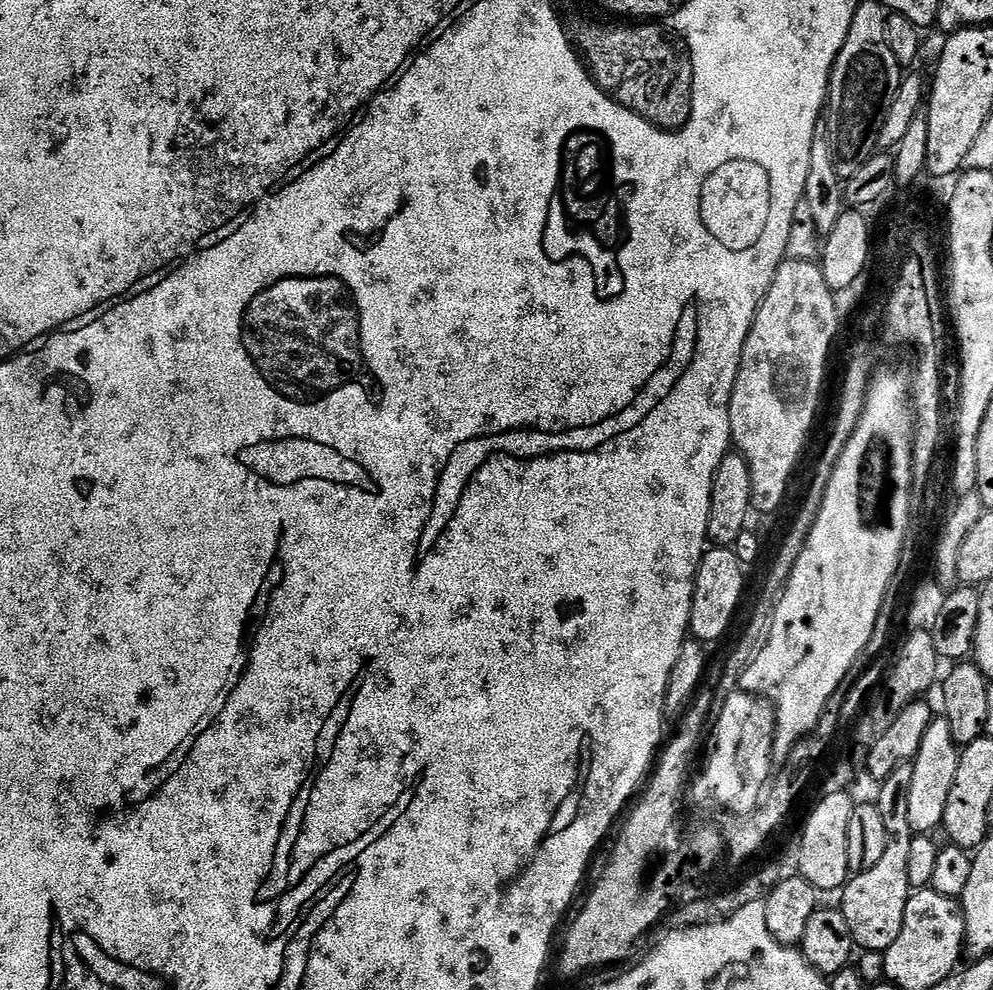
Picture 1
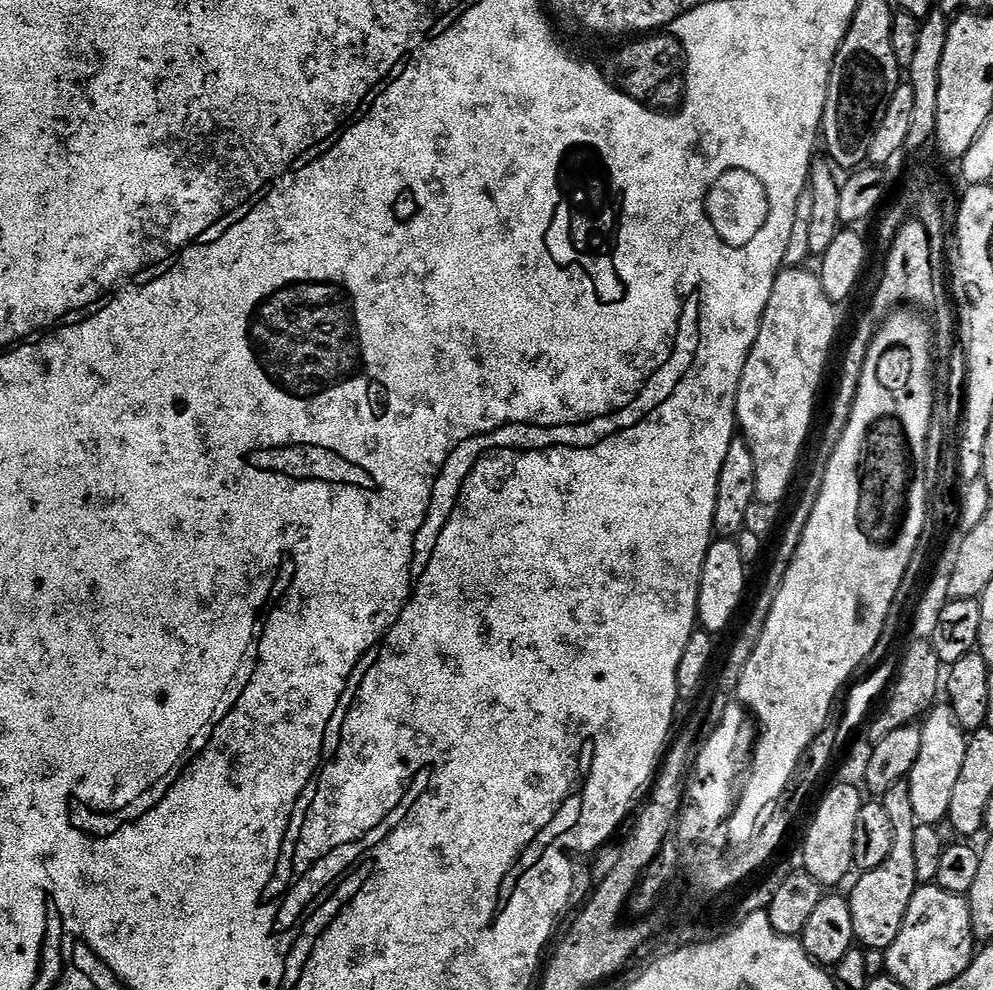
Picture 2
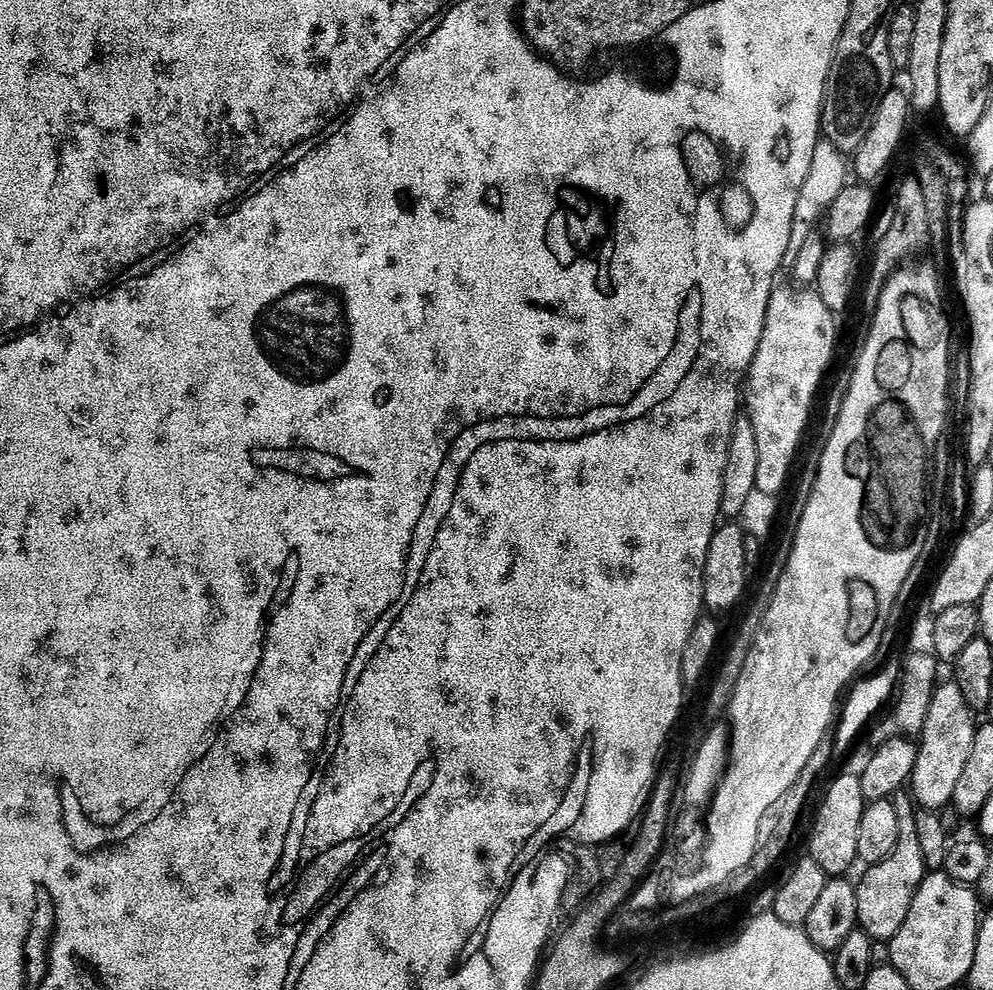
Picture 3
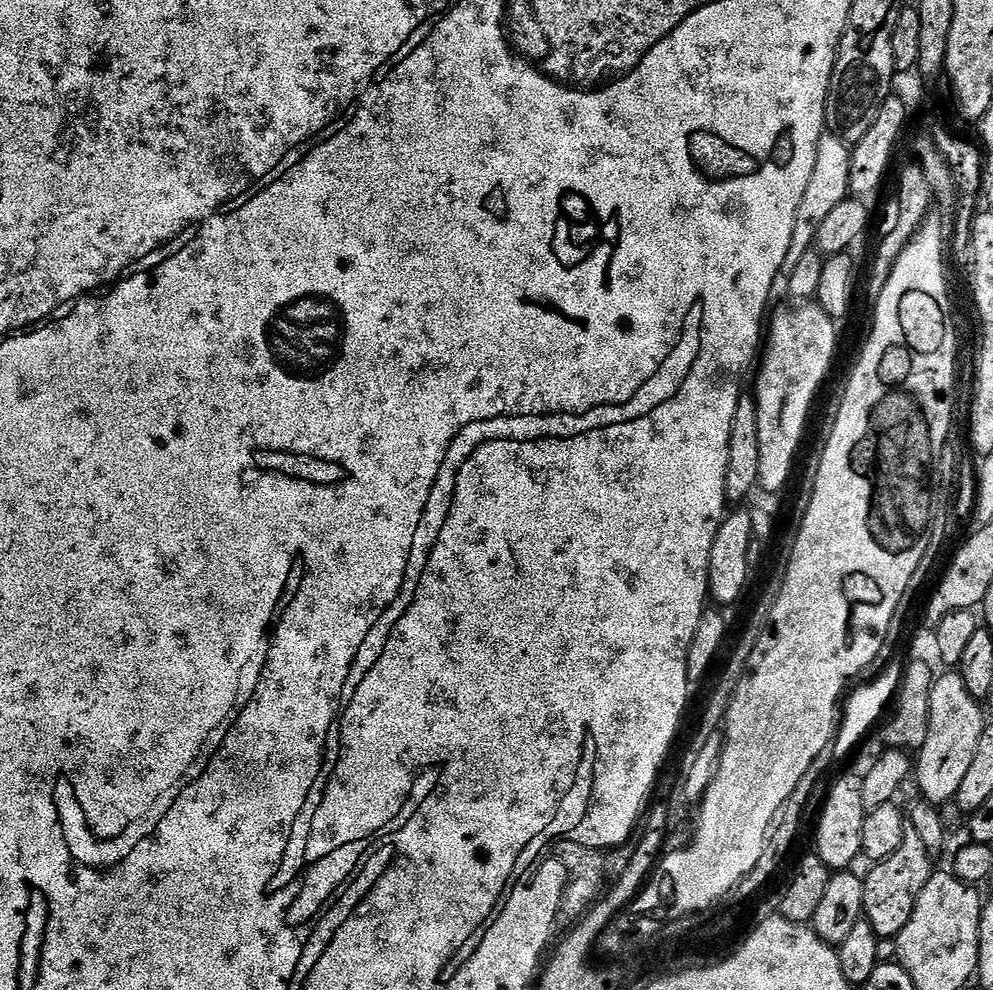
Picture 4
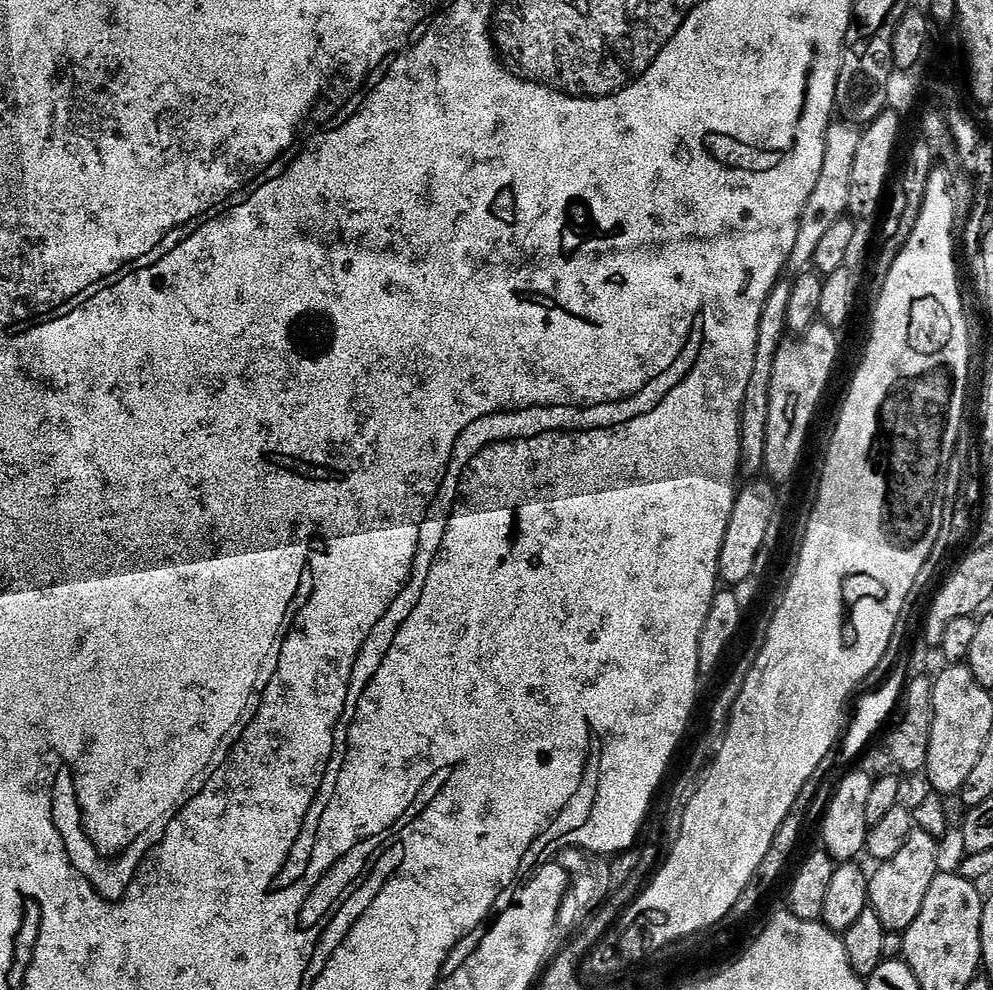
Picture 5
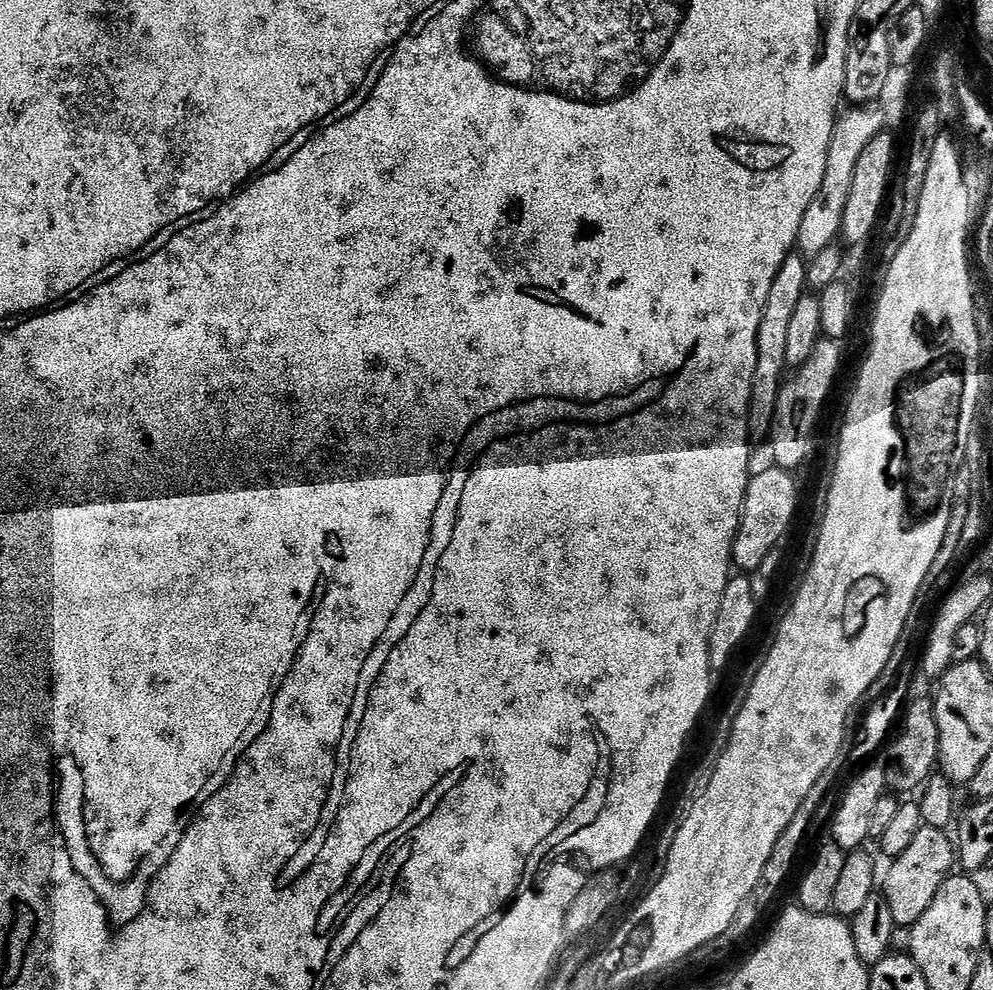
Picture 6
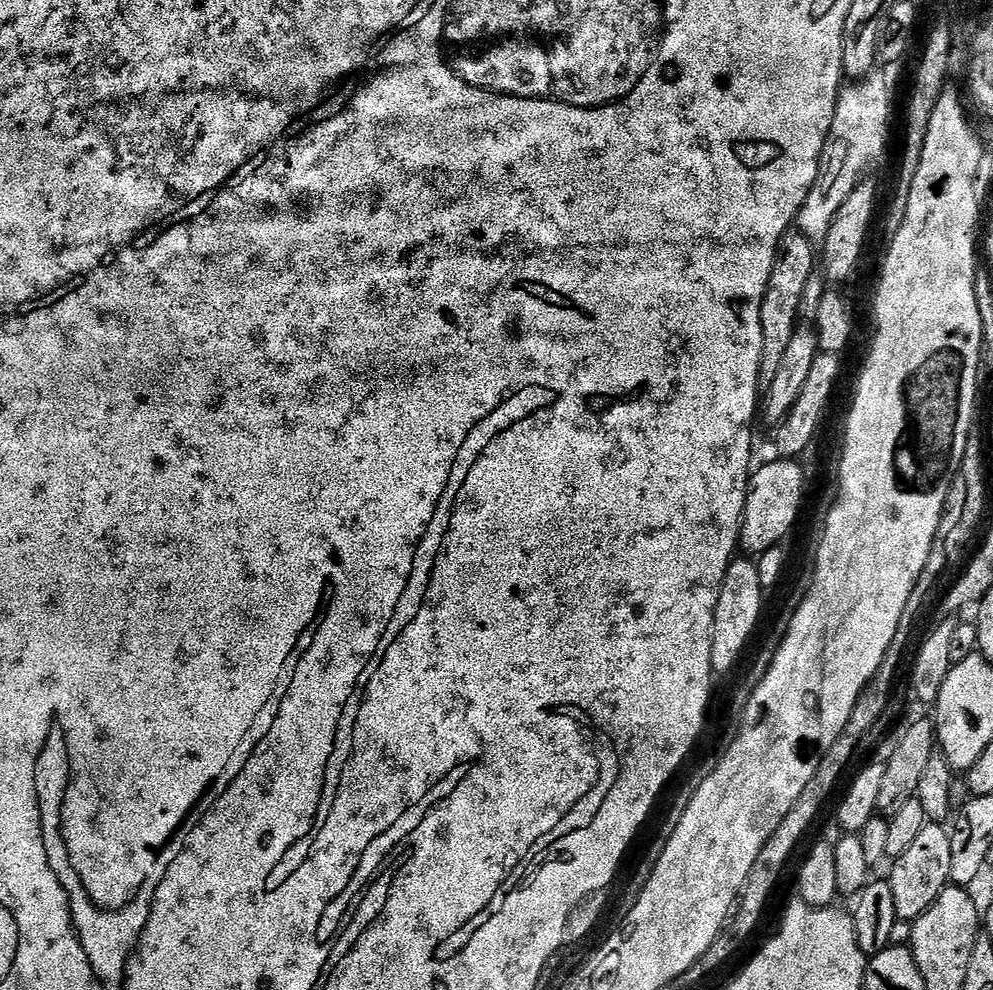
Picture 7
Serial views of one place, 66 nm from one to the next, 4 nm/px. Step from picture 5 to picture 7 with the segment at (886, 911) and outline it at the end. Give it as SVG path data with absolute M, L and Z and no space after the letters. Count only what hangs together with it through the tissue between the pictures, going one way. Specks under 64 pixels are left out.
M925 822L918 830L914 842L910 842L908 849L895 857L896 865L887 881L894 894L894 910L901 921L915 922L935 902L938 894L942 894L942 890L949 887L954 841L948 837L944 827L940 822Z

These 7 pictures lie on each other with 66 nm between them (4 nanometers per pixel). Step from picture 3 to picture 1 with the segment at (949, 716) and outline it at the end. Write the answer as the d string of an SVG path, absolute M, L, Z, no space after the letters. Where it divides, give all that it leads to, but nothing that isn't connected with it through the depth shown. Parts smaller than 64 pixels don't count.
M943 718L933 719L928 727L928 735L922 738L922 746L915 760L911 761L914 778L908 787L910 798L910 826L913 833L932 834L943 825L946 814L946 798L950 794L950 786L954 786L954 774L958 774L958 762L961 749L956 739L950 734L948 721Z

